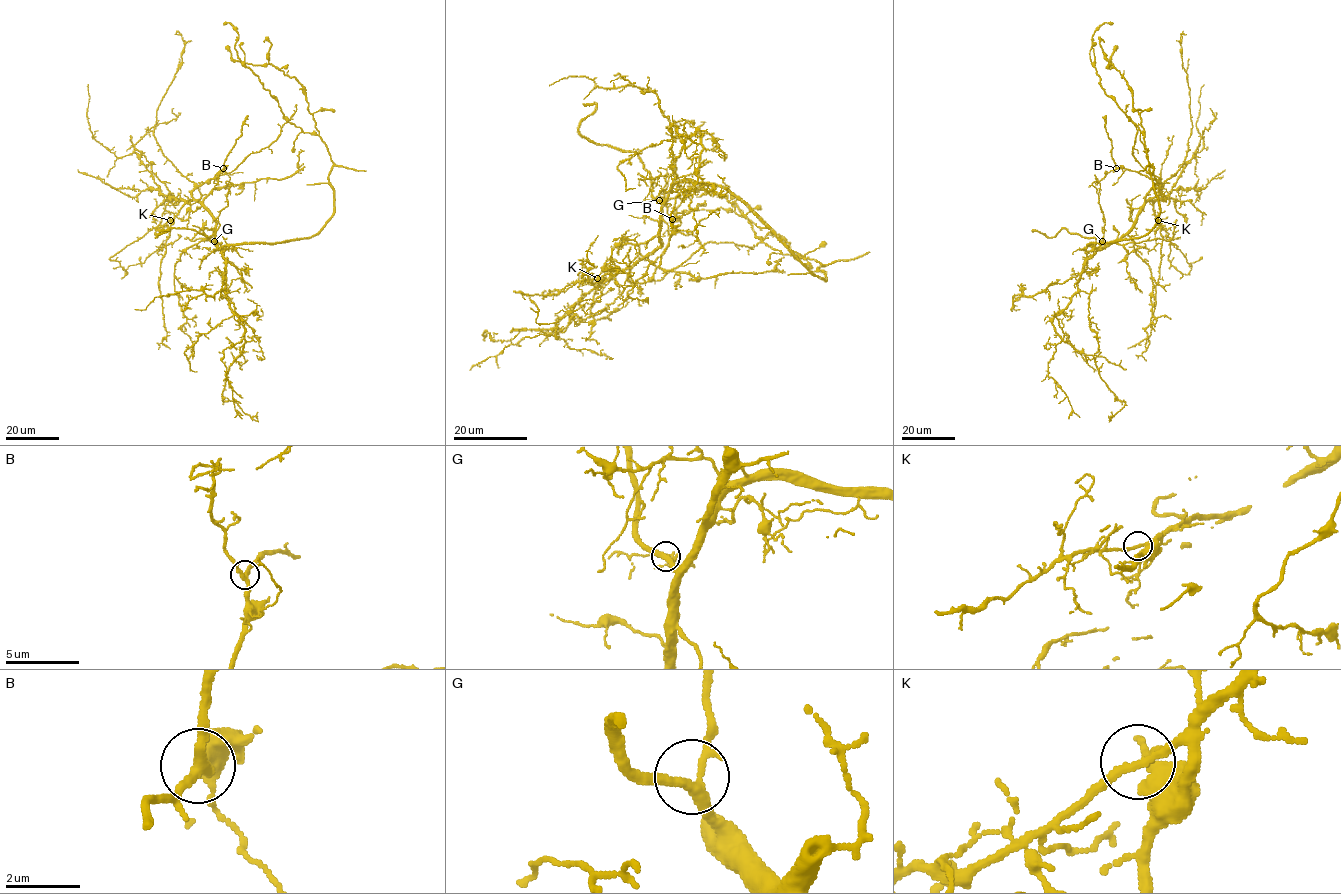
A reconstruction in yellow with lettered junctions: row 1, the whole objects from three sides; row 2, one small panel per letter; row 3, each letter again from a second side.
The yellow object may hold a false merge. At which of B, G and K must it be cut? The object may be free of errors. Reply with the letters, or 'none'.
none

